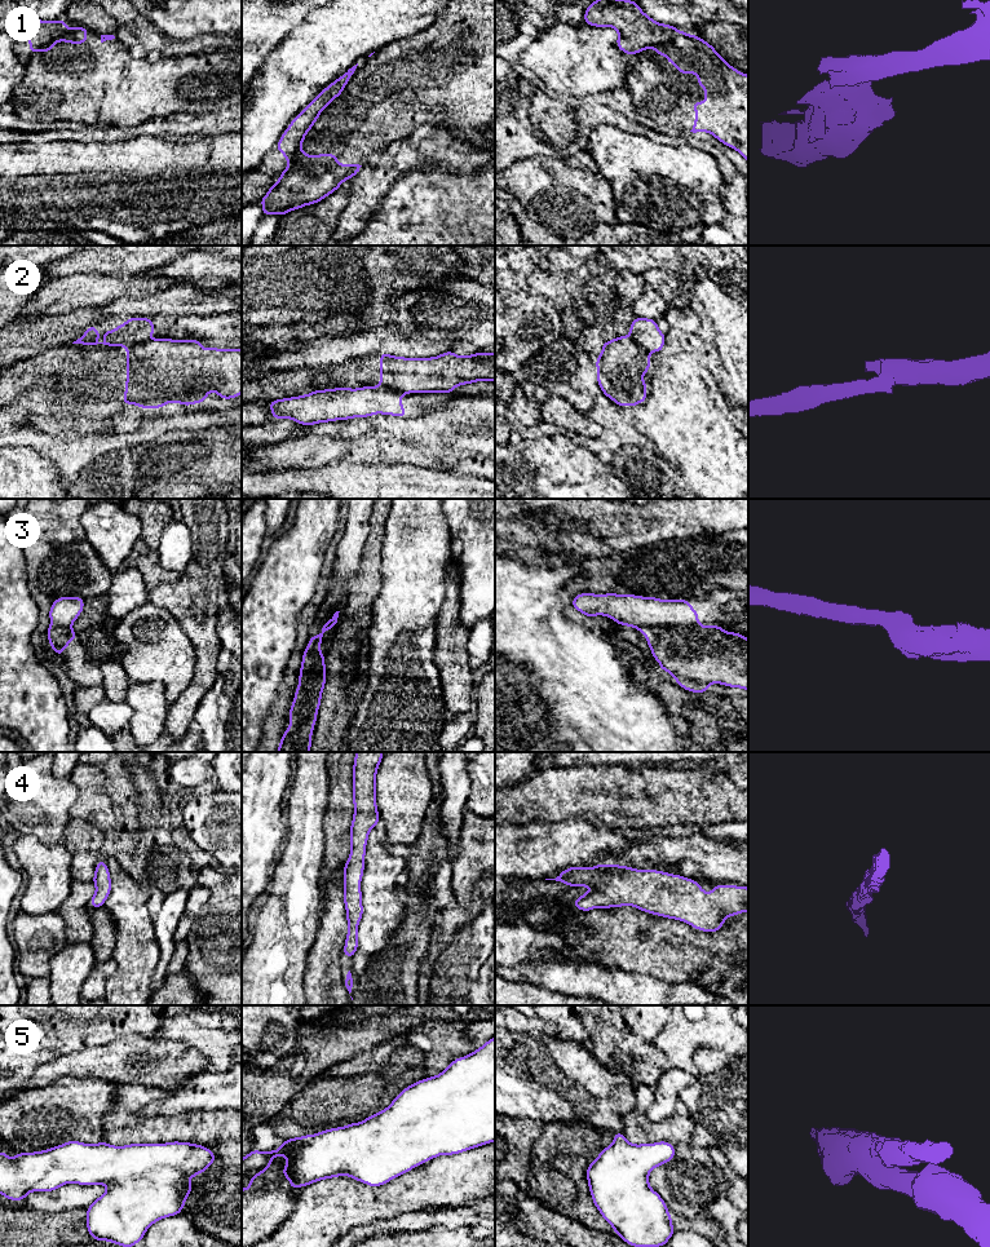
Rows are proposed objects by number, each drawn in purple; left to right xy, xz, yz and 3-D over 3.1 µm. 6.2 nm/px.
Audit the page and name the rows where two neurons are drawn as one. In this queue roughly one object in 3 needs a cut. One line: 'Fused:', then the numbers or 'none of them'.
Fused: 1, 2, 3

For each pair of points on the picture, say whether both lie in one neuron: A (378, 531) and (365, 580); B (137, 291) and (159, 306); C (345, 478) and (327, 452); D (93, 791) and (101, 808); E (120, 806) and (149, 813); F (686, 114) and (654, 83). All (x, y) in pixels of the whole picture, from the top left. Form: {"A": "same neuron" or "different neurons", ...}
{"A": "same neuron", "B": "different neurons", "C": "different neurons", "D": "same neuron", "E": "different neurons", "F": "same neuron"}

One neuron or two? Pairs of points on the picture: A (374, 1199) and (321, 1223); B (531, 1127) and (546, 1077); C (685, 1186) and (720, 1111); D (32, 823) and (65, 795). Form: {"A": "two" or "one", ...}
{"A": "one", "B": "two", "C": "two", "D": "one"}

